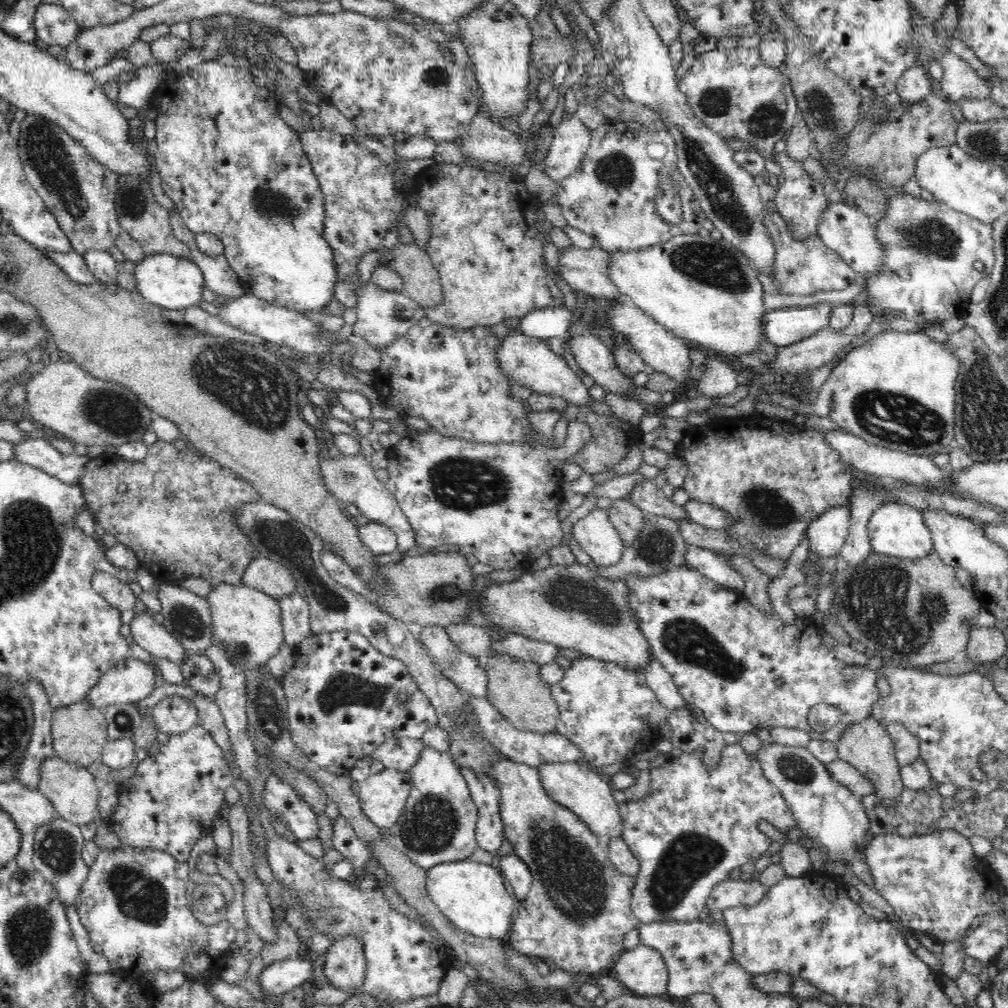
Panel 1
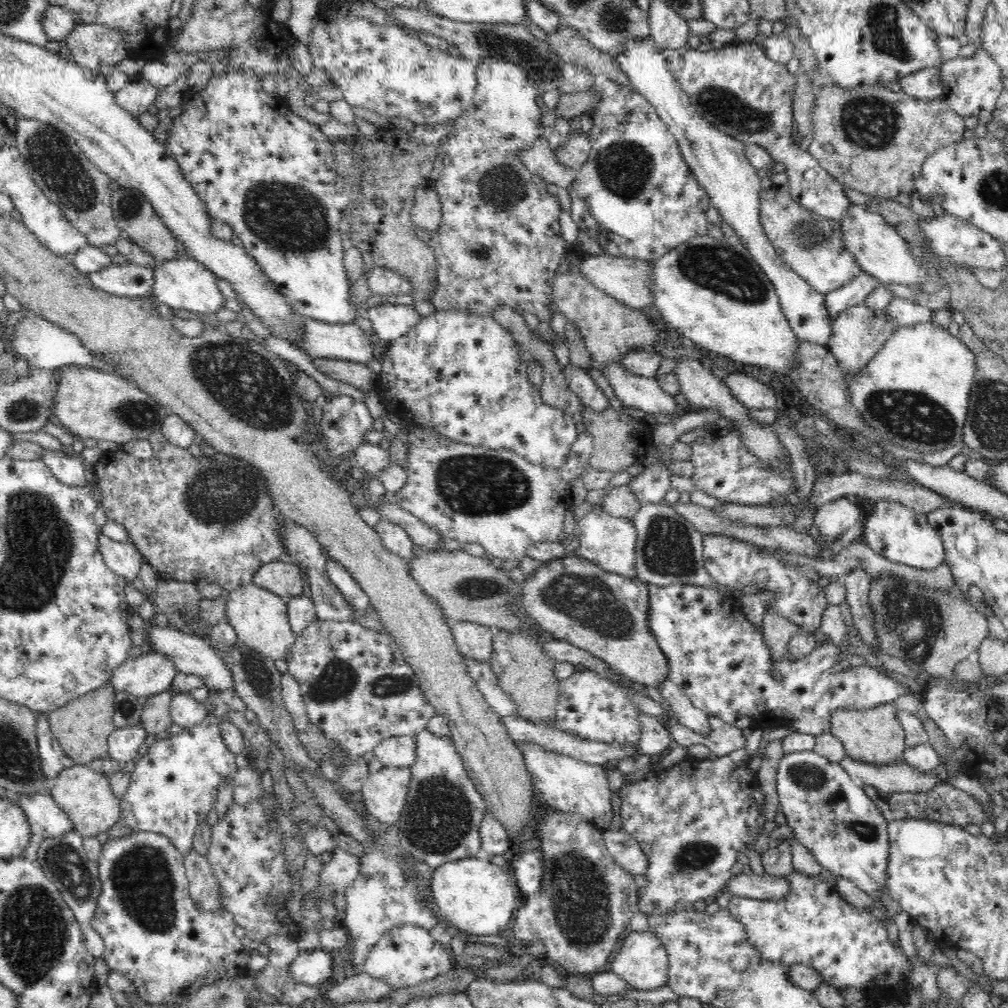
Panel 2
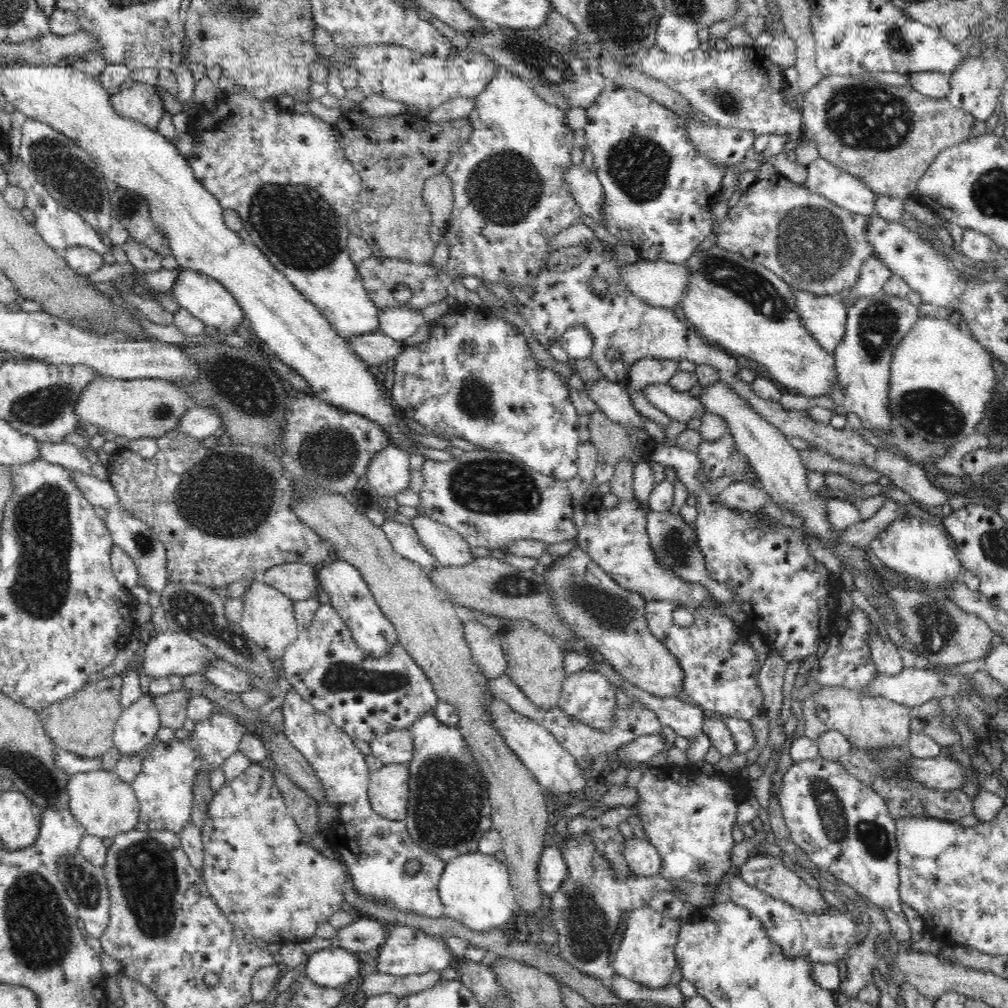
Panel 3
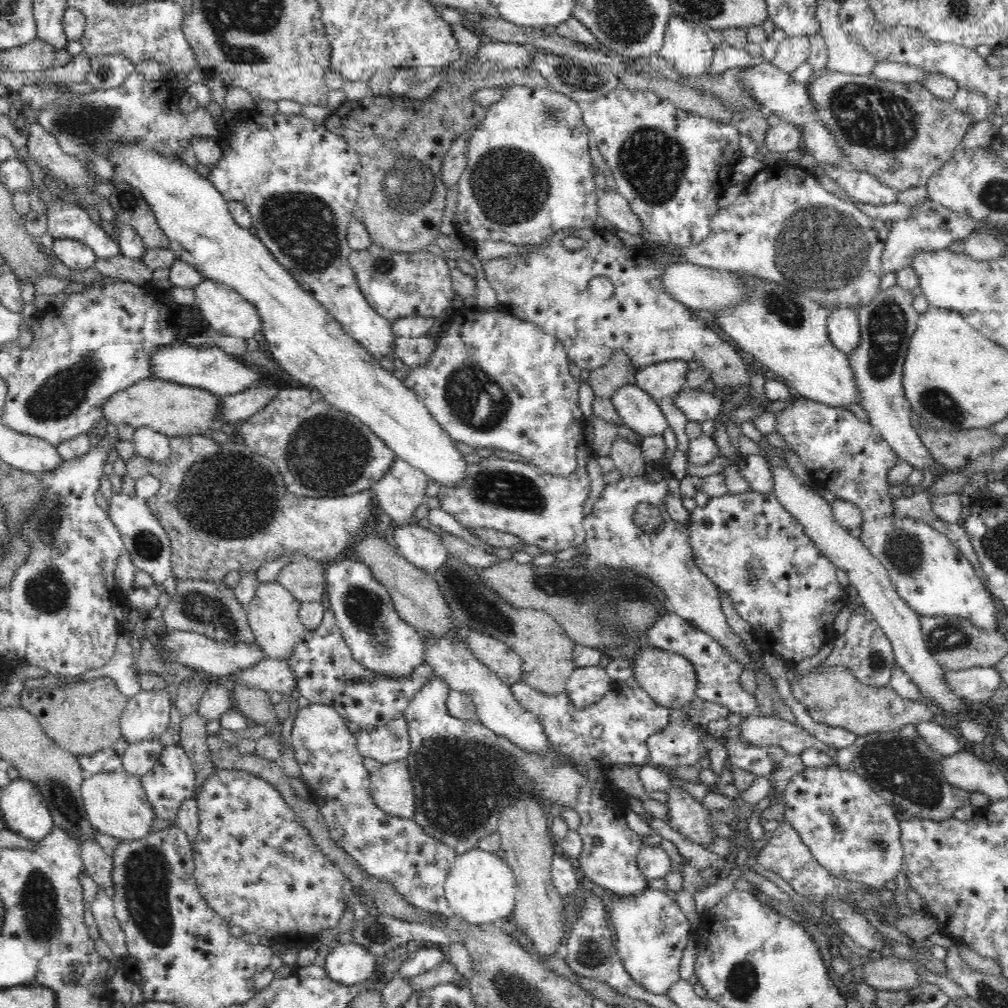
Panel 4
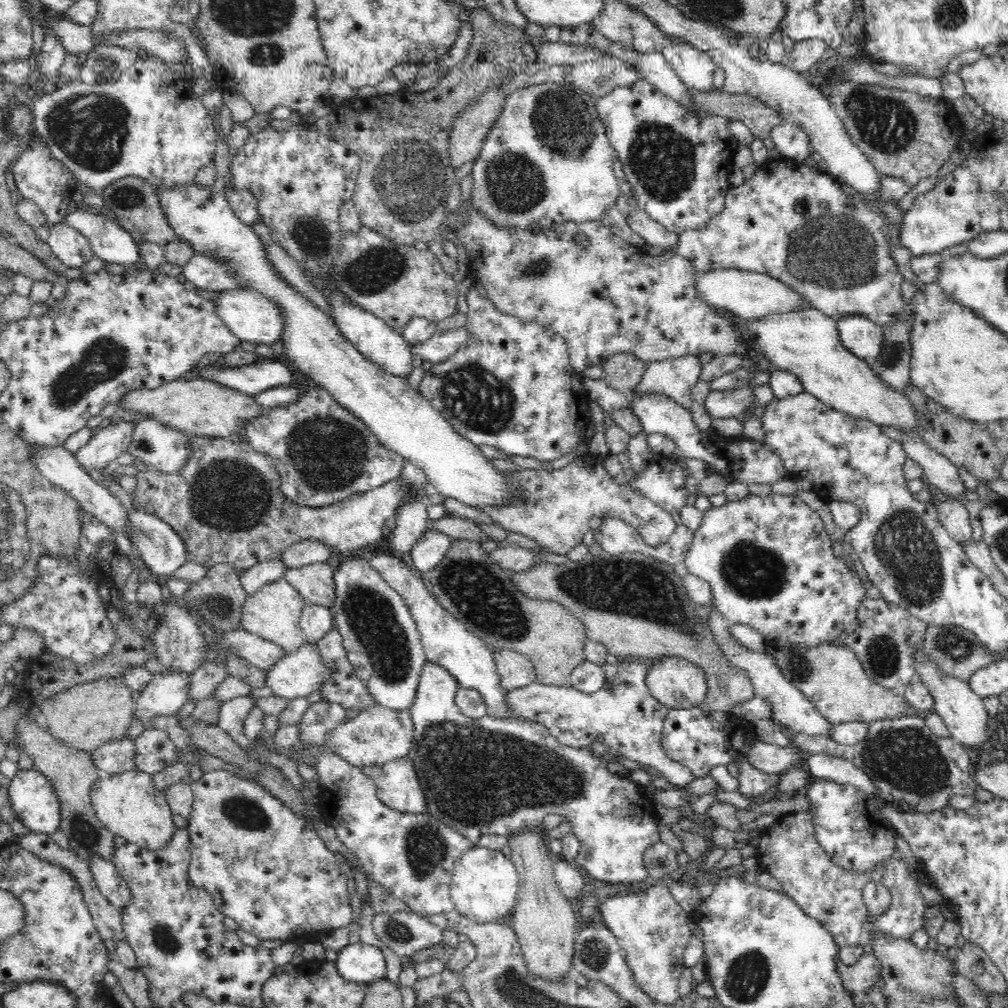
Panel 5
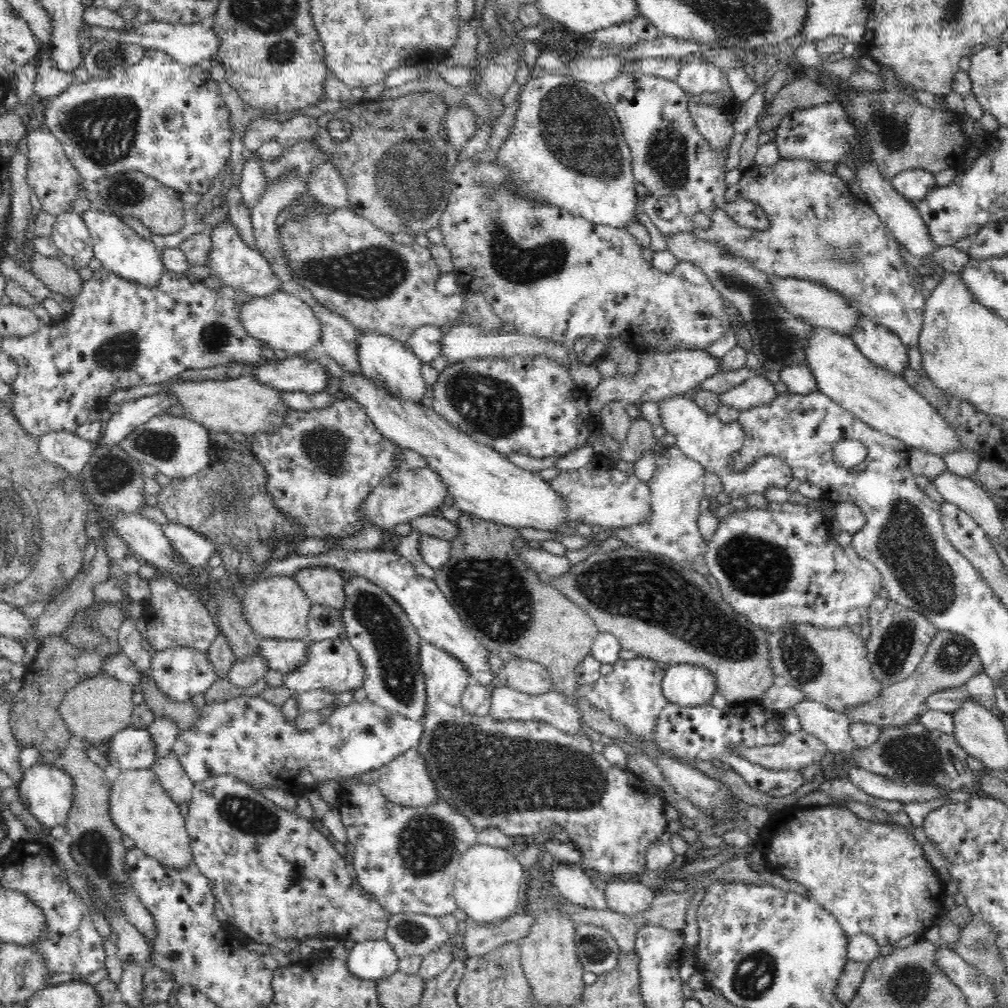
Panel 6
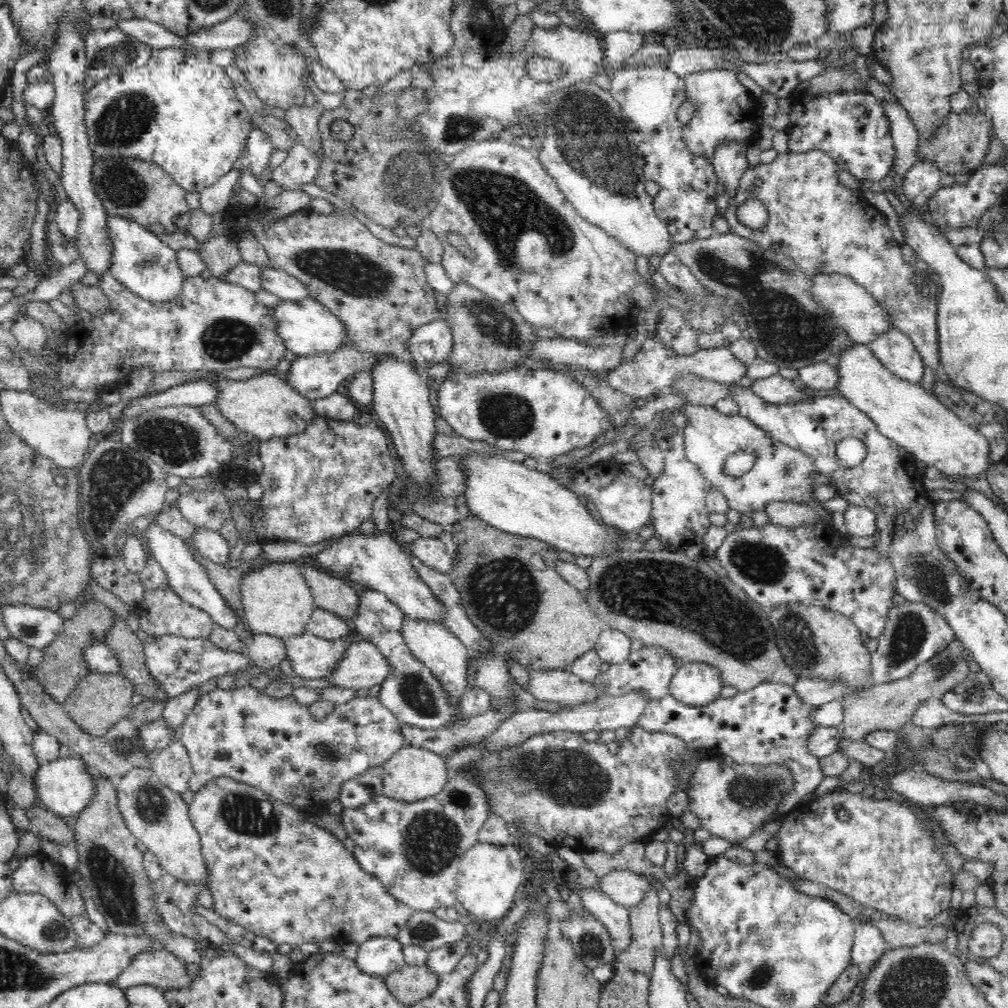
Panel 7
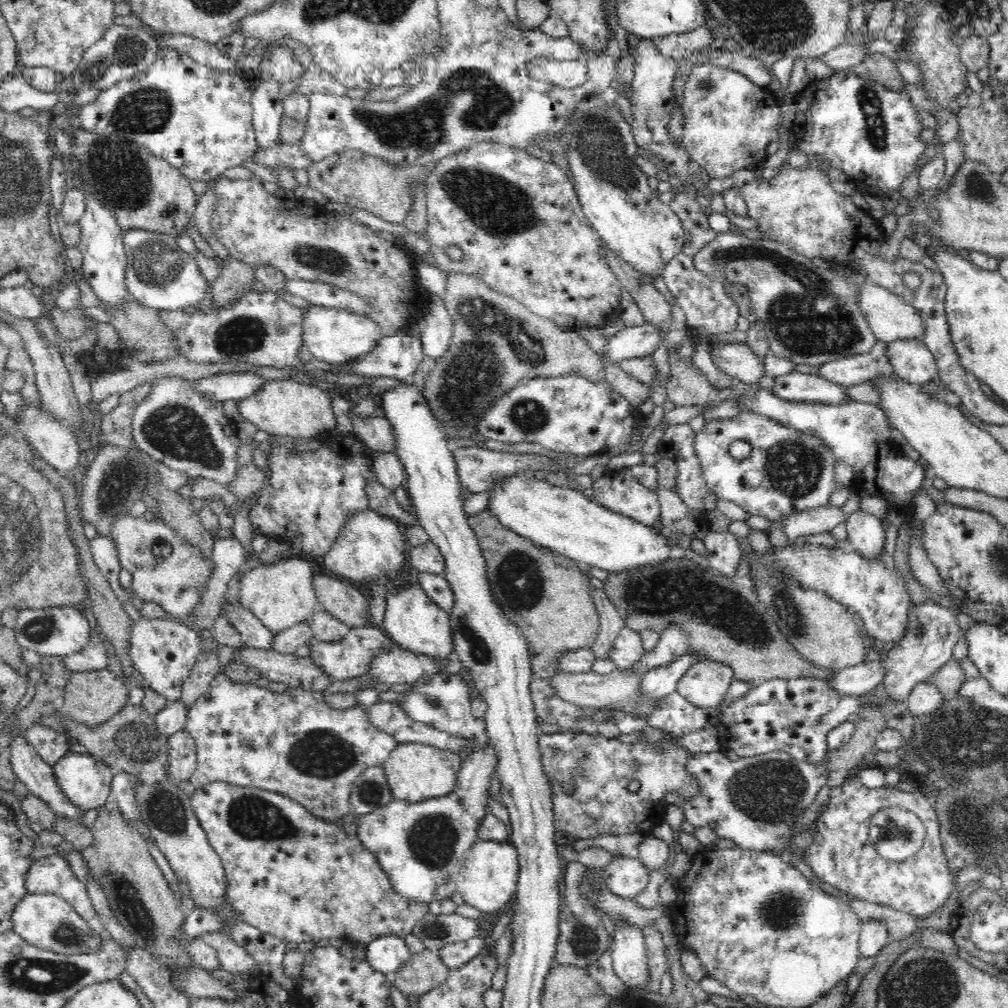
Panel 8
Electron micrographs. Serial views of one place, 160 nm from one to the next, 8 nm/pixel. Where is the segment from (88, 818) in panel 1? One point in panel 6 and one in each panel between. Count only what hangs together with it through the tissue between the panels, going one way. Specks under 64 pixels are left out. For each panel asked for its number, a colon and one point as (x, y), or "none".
2: (85, 795)
3: (105, 806)
4: (116, 804)
5: (128, 804)
6: (138, 805)

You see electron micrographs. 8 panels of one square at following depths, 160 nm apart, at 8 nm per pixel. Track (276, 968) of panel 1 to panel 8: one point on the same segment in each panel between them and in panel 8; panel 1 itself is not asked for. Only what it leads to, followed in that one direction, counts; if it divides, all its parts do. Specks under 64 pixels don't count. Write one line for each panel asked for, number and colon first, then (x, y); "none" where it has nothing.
2: (313, 967)
3: (334, 966)
4: (352, 964)
5: (358, 962)
6: (374, 959)
7: (379, 956)
8: (386, 954)

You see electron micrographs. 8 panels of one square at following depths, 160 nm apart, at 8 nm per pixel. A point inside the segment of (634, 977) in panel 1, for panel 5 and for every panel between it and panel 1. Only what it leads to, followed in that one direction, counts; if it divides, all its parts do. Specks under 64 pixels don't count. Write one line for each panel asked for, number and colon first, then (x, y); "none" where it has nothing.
2: (643, 962)
3: (646, 955)
4: (652, 931)
5: (653, 929)

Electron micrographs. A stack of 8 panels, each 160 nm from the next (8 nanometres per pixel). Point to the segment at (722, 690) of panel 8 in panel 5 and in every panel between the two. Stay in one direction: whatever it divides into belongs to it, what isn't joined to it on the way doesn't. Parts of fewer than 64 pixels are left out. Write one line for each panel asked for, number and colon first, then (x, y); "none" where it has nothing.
5: (675, 682)
6: (687, 685)
7: (694, 683)

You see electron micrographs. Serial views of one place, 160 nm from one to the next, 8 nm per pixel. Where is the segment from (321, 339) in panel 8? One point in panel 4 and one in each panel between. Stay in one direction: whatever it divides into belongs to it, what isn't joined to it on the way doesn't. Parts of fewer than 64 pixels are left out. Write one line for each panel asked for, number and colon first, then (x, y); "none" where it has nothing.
4: (222, 308)
5: (250, 316)
6: (281, 321)
7: (306, 327)

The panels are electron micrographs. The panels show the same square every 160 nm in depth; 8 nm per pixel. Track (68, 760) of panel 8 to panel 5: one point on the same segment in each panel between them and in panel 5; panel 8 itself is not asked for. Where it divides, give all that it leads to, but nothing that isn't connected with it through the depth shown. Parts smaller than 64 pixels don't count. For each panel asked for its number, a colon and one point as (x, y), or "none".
5: (32, 796)
6: (47, 791)
7: (64, 786)

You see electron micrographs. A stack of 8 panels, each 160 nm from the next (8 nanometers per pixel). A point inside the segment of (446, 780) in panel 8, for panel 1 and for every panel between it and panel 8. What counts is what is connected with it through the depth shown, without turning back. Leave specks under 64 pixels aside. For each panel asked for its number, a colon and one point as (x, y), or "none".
1: (383, 796)
2: (384, 794)
3: (389, 788)
4: (391, 786)
5: (397, 787)
6: (405, 781)
7: (412, 774)

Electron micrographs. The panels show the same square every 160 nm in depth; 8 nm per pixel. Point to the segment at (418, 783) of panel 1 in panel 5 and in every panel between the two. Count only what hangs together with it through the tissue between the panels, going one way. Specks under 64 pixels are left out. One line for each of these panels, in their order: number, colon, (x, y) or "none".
2: (440, 823)
3: (449, 810)
4: (467, 773)
5: (496, 776)

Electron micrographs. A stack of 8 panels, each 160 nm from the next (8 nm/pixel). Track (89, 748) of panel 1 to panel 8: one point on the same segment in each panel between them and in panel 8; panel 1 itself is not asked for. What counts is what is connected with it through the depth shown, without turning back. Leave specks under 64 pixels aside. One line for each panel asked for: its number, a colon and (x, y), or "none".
2: (82, 727)
3: (83, 724)
4: (83, 718)
5: (85, 716)
6: (97, 708)
7: (99, 700)
8: (93, 697)

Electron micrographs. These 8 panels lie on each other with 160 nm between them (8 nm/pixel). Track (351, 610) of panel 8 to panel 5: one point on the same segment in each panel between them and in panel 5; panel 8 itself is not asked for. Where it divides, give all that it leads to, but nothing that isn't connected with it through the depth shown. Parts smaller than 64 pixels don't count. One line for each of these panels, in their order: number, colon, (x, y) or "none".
5: (315, 583)
6: (323, 586)
7: (330, 593)

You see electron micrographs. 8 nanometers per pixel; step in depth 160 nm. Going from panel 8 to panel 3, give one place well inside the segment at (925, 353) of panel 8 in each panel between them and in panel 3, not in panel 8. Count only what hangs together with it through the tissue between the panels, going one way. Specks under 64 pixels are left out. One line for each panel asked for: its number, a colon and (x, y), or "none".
3: (825, 317)
4: (843, 326)
5: (862, 337)
6: (884, 349)
7: (895, 351)

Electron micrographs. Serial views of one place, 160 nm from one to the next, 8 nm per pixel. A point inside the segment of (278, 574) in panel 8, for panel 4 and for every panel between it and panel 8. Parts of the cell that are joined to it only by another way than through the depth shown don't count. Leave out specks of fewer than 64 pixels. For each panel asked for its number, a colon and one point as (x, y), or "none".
4: (273, 614)
5: (274, 613)
6: (276, 608)
7: (277, 601)

